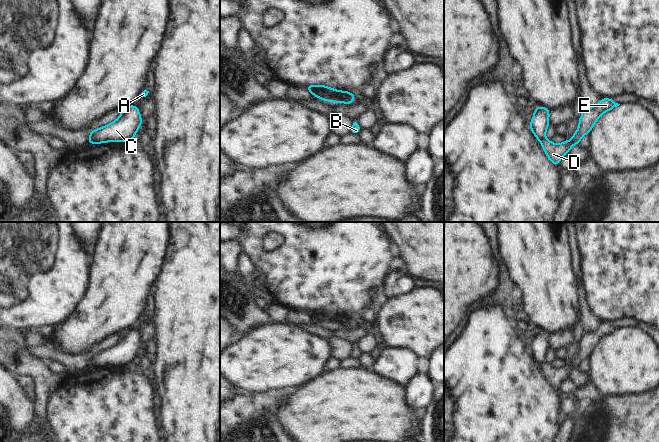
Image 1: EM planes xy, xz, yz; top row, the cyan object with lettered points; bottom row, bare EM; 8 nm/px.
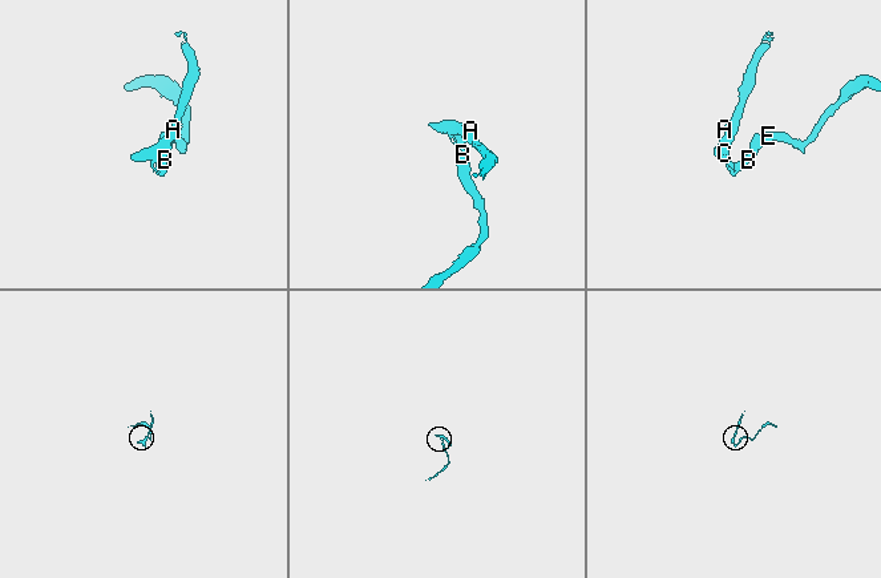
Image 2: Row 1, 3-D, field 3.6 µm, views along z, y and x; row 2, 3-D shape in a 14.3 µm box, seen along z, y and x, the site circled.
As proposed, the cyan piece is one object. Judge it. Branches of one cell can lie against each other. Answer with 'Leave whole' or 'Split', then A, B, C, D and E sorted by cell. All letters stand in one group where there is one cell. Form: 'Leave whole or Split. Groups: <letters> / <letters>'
Split. Groups: A C / B D E.

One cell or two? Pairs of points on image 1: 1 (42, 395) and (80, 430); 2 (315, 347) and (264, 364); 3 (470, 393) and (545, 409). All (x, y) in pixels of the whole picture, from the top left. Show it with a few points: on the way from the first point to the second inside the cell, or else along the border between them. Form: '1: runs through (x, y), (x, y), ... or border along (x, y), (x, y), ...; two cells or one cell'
1: border along (62, 381), (48, 396), (46, 402), (47, 423); two cells
2: runs through (302, 354), (300, 356), (277, 356); one cell
3: runs through (489, 406), (494, 409), (526, 409); one cell

